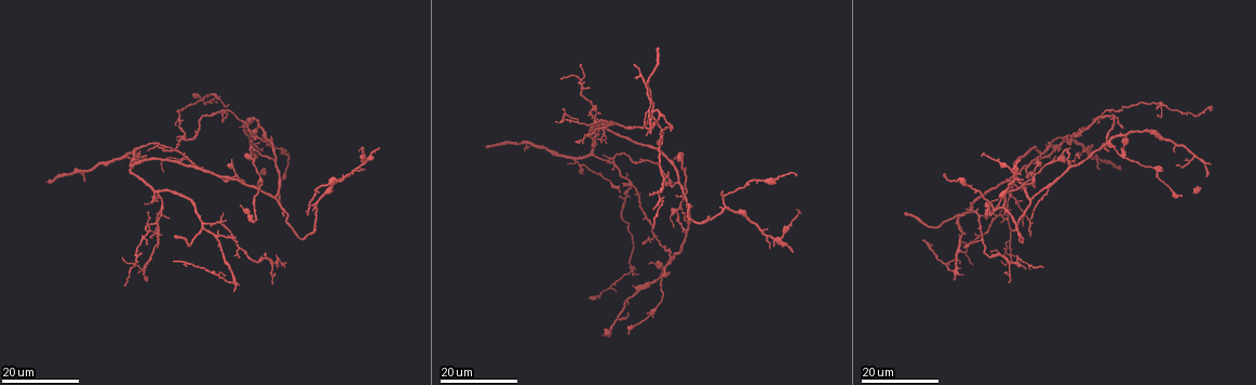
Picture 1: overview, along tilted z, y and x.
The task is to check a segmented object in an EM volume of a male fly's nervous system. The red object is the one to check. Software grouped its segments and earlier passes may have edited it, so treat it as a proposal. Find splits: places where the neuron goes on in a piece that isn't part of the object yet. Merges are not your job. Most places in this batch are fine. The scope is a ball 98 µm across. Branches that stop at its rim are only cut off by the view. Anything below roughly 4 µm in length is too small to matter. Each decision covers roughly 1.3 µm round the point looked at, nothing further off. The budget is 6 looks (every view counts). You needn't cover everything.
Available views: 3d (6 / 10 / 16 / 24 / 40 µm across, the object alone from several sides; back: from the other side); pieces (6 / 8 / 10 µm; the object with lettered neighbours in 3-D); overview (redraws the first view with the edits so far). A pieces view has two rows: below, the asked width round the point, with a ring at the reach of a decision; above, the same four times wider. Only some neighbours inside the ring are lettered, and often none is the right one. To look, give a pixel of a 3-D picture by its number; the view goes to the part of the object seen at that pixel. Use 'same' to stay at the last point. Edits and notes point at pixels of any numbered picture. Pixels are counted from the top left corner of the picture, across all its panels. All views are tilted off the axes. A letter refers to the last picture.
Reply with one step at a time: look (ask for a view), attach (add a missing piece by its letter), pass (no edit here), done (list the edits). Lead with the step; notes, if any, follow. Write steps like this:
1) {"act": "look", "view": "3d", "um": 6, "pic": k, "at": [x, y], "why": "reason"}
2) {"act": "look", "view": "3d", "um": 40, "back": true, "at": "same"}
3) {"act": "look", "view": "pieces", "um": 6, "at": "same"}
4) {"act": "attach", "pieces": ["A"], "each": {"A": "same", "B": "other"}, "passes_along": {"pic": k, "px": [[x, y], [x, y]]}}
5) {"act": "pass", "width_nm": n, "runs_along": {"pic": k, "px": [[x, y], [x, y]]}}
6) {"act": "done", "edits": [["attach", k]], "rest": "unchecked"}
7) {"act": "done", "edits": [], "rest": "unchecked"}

{"act": "look", "view": "3d", "um": 24, "pic": 1, "at": [653, 228], "why": "tapers out"}

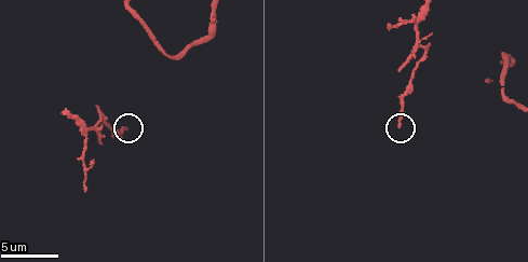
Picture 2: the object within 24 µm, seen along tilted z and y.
{"act": "look", "view": "pieces", "um": 10, "pic": 2, "at": [398, 127], "why": "see the neighbours"}

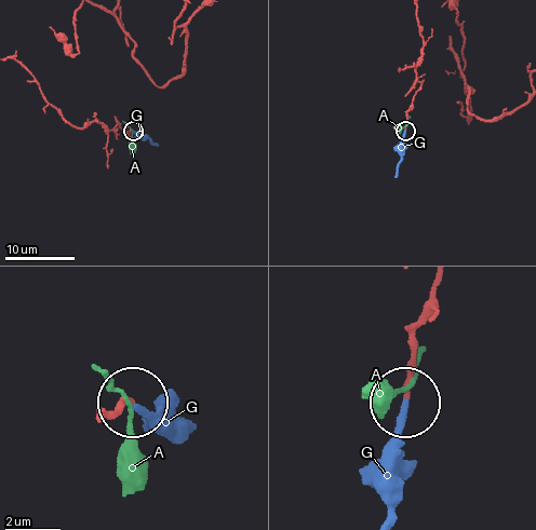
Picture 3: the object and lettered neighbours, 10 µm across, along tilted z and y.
{"act": "pass", "each": {"A": "other", "G": "other"}, "runs_along": {"pic": 3, "px": [[420, 30], [424, 46], [415, 77], [420, 86], [405, 130]]}, "found": "no lettered piece goes on from it"}

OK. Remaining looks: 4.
{"act": "look", "view": "pieces", "um": 6, "pic": 2, "at": [487, 81], "why": "an open end"}

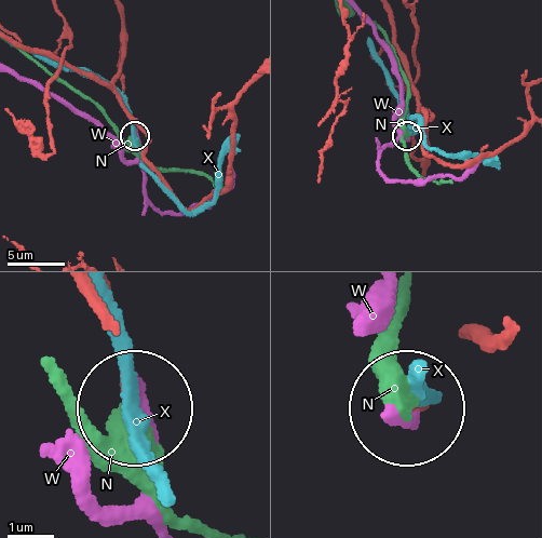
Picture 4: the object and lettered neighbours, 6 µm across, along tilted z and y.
{"act": "pass", "each": {"N": "other", "W": "other", "X": "other"}, "found": "none of them fits"}

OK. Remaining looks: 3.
{"act": "look", "view": "3d", "um": 16, "pic": 1, "at": [236, 243], "why": "branch stops here"}

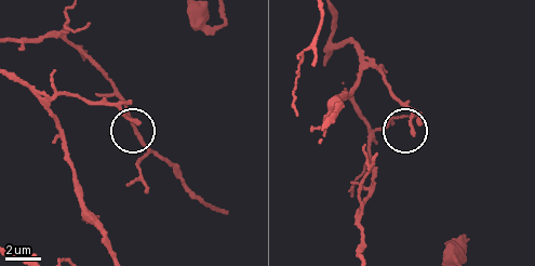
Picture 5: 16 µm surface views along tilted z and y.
{"act": "look", "view": "pieces", "um": 6, "pic": 5, "at": [414, 132]}

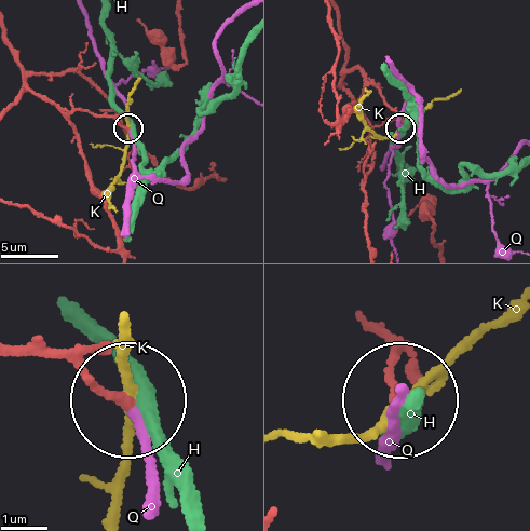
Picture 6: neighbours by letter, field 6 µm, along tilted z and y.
{"act": "pass", "each": {"H": "other", "K": "other", "Q": "other"}, "runs_along": {"pic": 6, "px": [[10, 49], [29, 89], [65, 108], [107, 116], [126, 127]]}, "found": "no lettered piece goes on from it"}

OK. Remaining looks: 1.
{"act": "done", "edits": [], "rest": "unchecked"}

